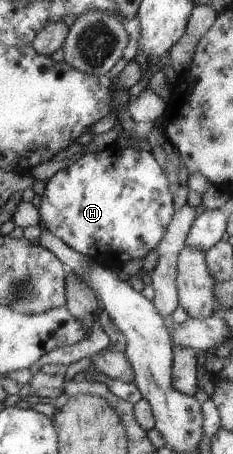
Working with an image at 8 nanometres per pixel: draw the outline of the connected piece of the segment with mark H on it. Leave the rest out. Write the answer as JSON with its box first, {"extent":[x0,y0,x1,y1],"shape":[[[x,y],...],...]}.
{"extent":[39,143,175,271],"shape":[[[113,143],[101,152],[83,154],[46,182],[39,204],[40,223],[73,251],[93,260],[95,264],[119,271],[126,262],[145,258],[151,251],[156,251],[171,224],[175,211],[174,196],[163,172],[155,156],[140,148],[120,148]]]}

